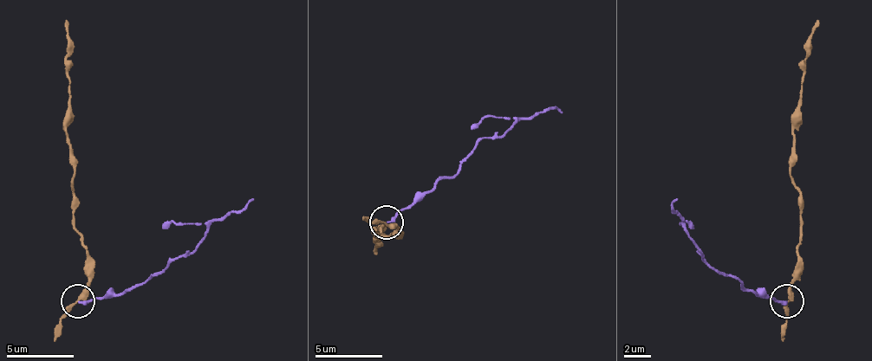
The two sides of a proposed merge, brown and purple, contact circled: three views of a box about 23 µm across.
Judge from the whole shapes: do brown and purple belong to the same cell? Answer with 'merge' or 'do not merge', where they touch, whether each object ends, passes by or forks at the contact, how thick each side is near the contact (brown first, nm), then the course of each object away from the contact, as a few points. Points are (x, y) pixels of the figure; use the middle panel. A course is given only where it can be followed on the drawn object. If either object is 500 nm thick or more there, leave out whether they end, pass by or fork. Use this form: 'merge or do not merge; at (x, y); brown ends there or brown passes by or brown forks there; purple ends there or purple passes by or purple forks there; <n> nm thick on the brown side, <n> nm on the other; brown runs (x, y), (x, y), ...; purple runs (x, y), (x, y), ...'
do not merge; at (387, 222); brown passes by; purple ends there; 280 nm thick on the brown side, 220 nm on the other; brown runs (386, 222), (396, 229), (396, 233), (382, 236), (382, 226), (375, 229), (379, 236), (375, 253); purple runs (386, 222), (460, 169), (463, 158), (484, 138), (494, 138), (514, 121), (551, 108), (561, 112)

